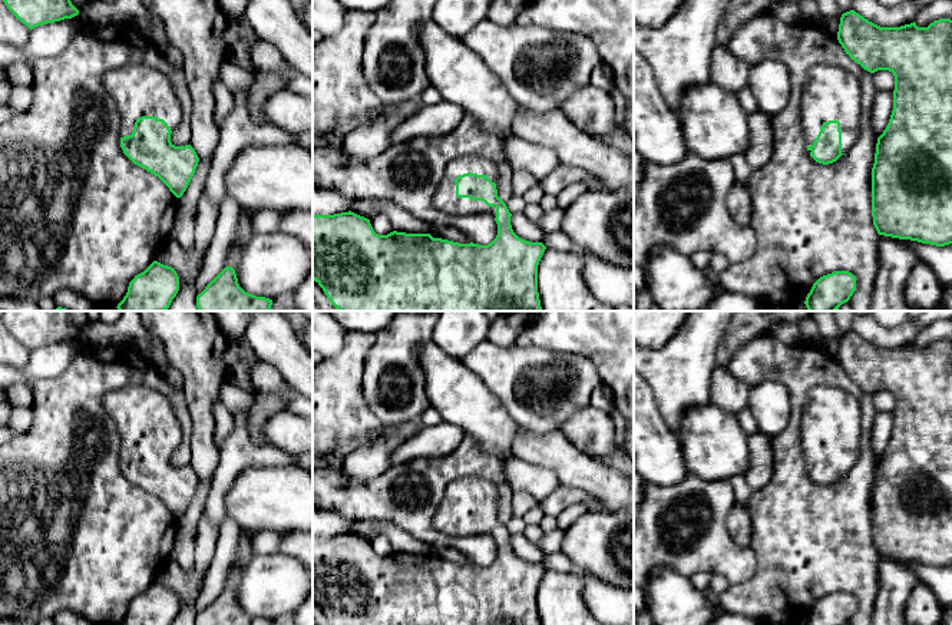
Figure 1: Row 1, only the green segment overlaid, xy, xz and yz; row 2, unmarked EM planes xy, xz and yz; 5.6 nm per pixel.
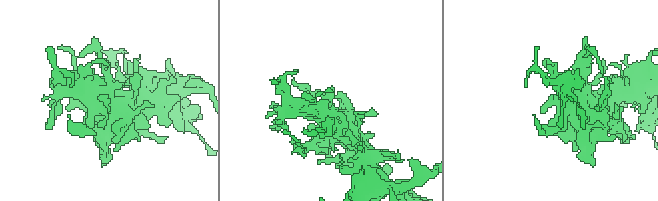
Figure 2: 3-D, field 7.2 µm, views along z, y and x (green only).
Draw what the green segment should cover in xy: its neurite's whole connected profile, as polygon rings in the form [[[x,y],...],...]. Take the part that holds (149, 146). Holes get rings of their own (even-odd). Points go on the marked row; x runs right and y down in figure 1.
[[[132,63],[109,70],[105,87],[120,116],[123,153],[181,198],[199,158],[191,145],[175,146],[171,142],[171,133],[182,119],[173,83],[148,65]]]

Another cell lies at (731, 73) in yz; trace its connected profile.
[[[717,43],[710,66],[710,82],[737,95],[748,86],[750,65],[737,57],[728,46]]]

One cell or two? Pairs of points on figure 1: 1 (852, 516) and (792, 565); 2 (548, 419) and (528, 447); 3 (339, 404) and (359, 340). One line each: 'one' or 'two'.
1: one
2: two
3: one

